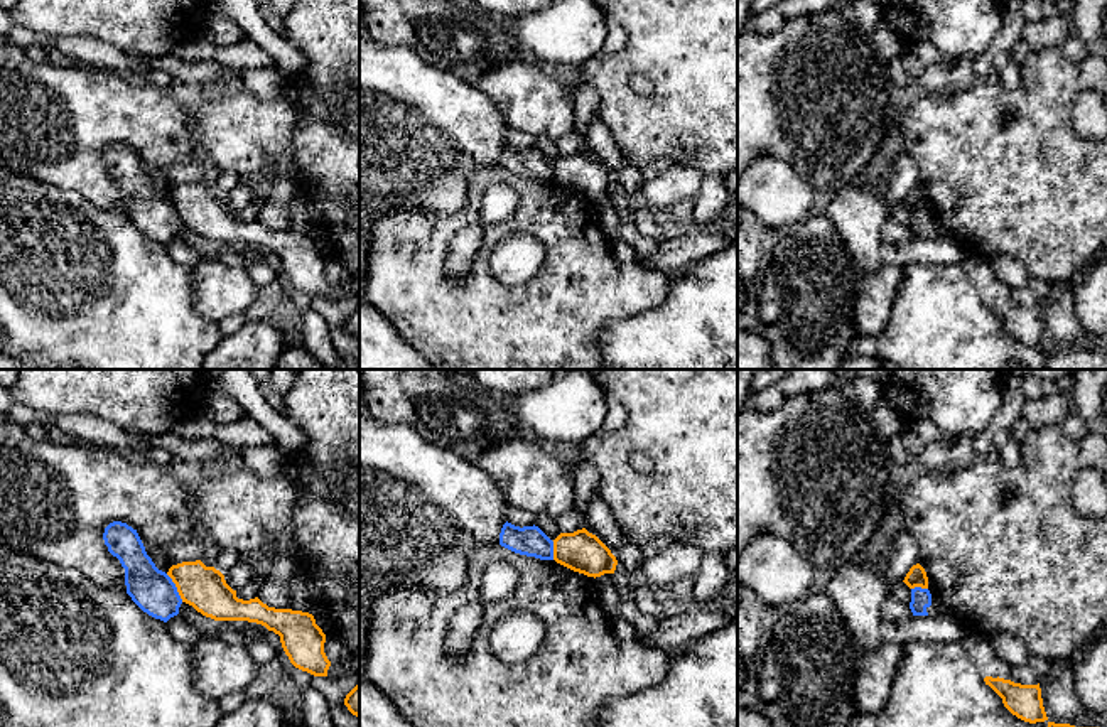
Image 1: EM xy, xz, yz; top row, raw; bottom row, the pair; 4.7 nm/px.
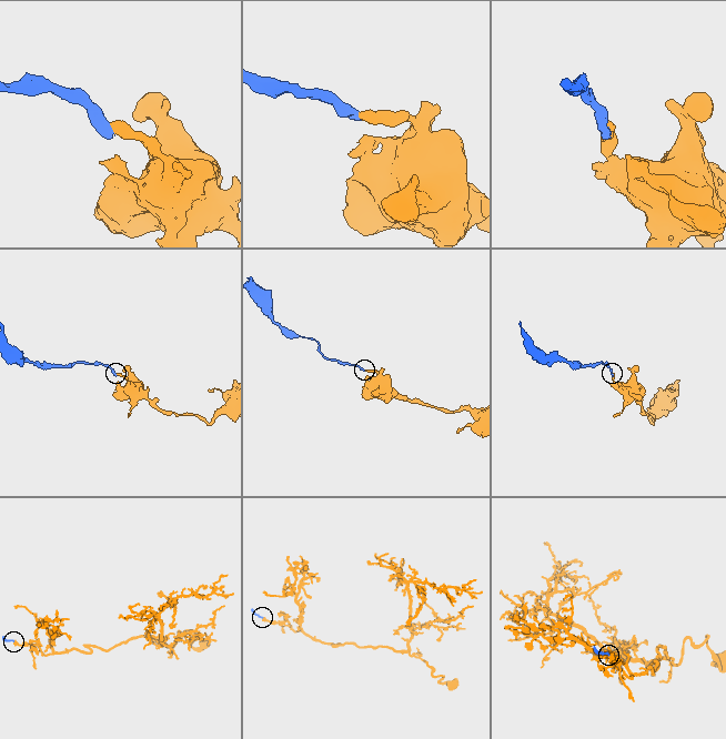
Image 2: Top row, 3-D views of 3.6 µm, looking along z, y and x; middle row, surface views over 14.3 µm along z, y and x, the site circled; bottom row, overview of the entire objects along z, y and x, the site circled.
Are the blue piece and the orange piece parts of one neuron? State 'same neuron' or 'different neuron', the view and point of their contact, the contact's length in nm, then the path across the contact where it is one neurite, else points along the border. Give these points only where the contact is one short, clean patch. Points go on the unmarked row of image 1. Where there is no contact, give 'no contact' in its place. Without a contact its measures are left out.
different neuron; contact xy (176, 210); length 160 nm; border xy (166, 196), (183, 223)

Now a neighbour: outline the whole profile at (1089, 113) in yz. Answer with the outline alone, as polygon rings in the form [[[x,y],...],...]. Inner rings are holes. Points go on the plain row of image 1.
[[[1082,91],[1072,110],[1073,127],[1083,138],[1107,138],[1107,103],[1097,91]]]

